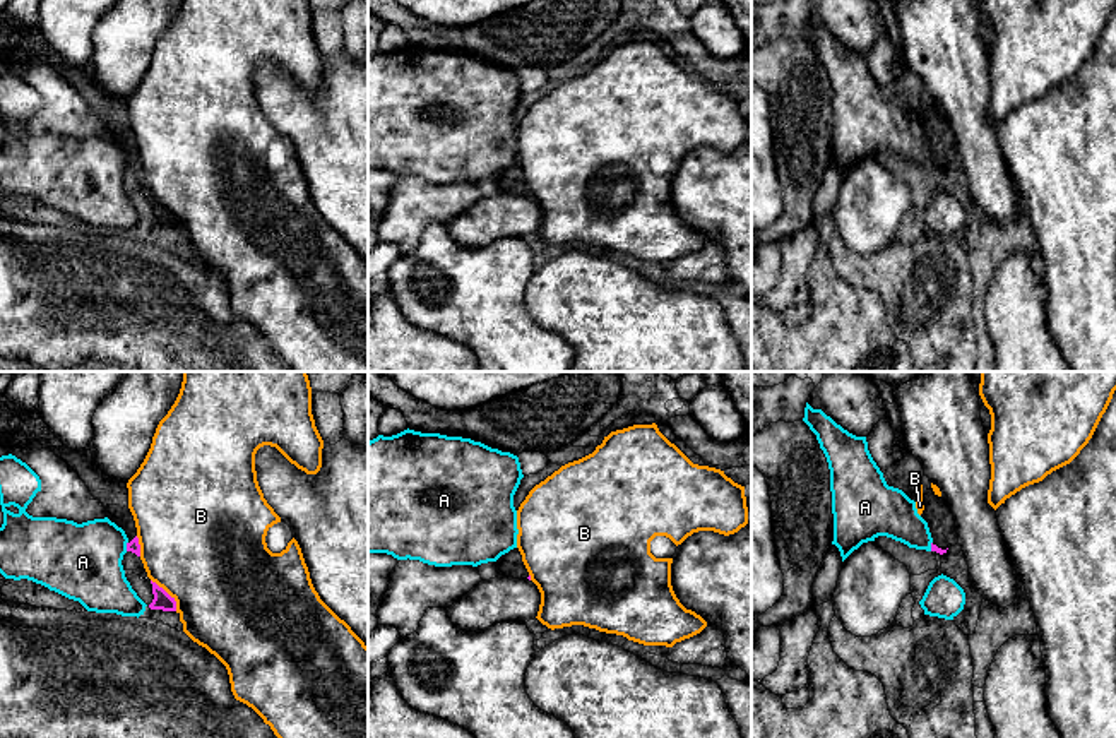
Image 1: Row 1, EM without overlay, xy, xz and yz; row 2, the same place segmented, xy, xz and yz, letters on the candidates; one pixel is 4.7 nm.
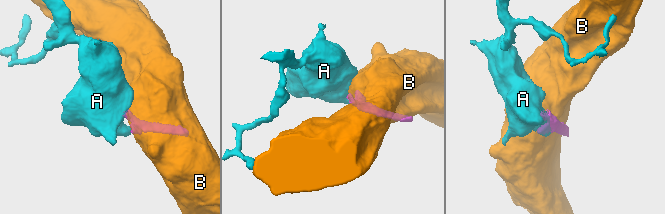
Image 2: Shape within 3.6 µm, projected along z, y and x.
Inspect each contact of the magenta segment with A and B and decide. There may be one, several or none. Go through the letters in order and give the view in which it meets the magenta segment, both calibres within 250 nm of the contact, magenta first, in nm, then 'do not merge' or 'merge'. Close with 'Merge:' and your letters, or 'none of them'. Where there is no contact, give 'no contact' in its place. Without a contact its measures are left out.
A: meets magenta in xy; 60 nm thick on the magenta side, 360 nm on the other; do not merge
B: meets magenta in xy; 80 nm thick on the magenta side, 500 nm on the other; do not merge
Merge: none of them

